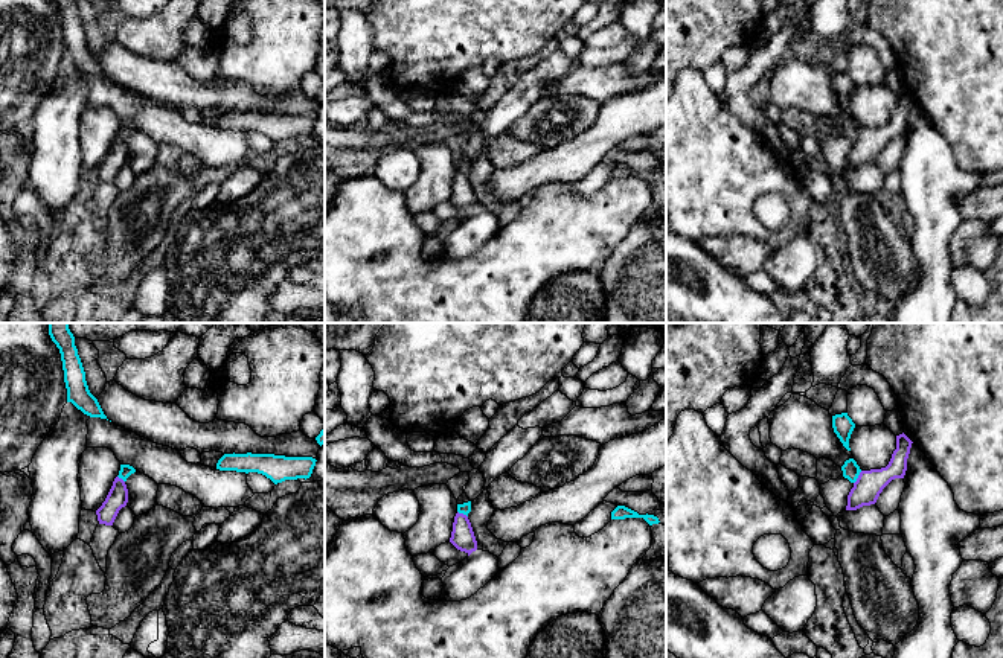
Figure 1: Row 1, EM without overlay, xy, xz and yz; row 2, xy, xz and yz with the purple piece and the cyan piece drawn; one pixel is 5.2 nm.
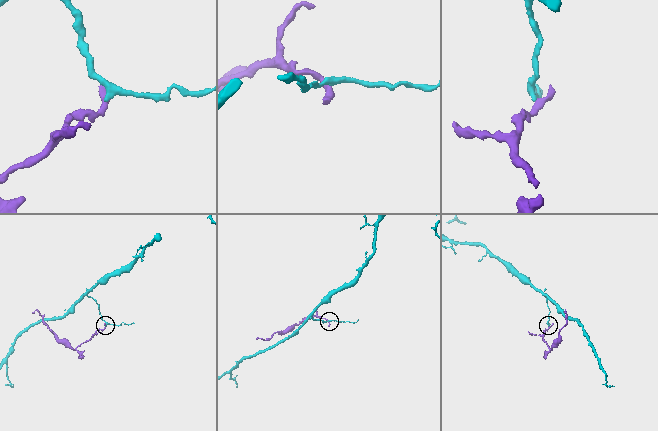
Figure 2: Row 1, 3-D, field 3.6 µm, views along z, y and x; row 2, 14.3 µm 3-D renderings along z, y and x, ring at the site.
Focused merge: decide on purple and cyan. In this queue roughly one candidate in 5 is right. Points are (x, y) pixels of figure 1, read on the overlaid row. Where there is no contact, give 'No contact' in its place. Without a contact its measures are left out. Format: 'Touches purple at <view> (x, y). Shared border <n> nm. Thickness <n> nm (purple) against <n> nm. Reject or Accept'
Touches purple at yz (858, 477). Shared border 80 nm. Thickness 150 nm (purple) against 90 nm. Reject

